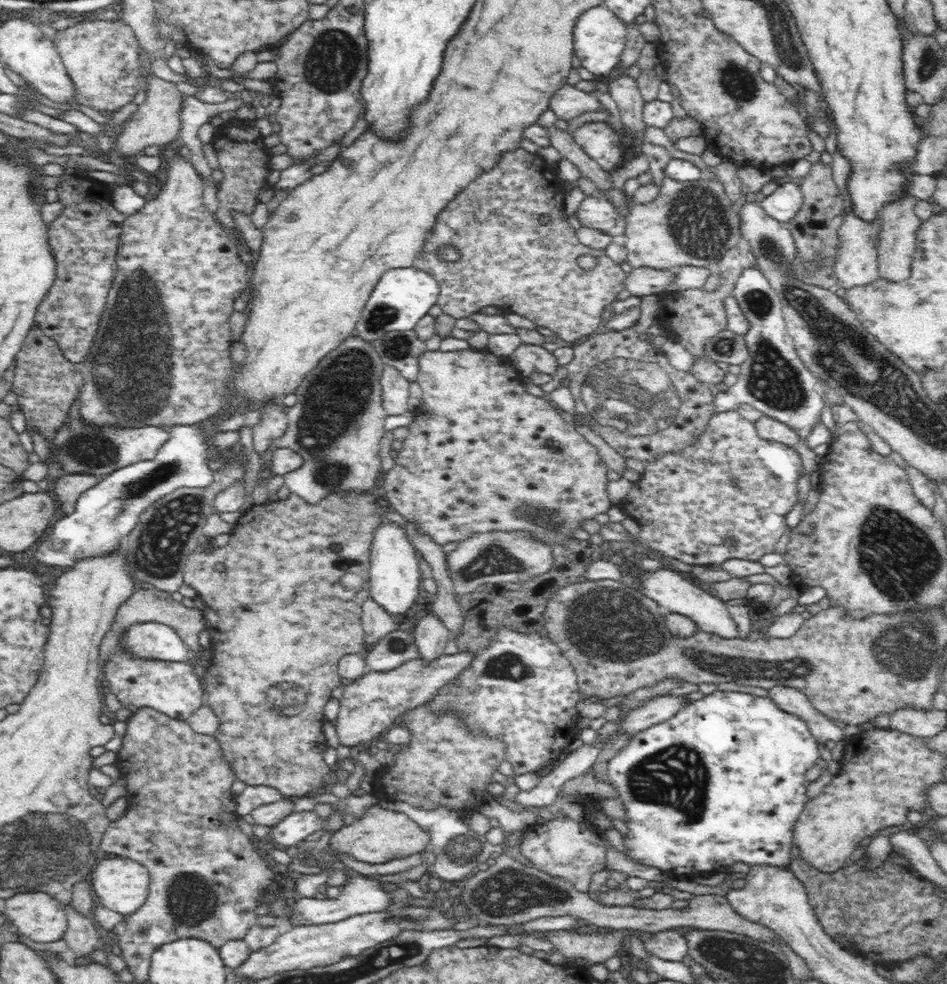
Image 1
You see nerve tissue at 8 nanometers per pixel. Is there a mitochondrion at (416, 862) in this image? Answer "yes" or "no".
no

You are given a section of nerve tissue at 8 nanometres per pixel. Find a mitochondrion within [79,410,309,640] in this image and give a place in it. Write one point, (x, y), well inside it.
(163, 543)

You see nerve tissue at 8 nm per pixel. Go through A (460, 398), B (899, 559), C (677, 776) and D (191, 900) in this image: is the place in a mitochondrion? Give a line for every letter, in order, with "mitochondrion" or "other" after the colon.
A: other
B: mitochondrion
C: mitochondrion
D: mitochondrion

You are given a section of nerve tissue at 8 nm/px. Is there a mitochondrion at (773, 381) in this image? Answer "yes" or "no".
yes

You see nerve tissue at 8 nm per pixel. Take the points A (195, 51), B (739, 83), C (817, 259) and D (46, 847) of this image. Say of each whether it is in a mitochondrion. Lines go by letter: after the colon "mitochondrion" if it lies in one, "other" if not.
A: other
B: mitochondrion
C: mitochondrion
D: mitochondrion

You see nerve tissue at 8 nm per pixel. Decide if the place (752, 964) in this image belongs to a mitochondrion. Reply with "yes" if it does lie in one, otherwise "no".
yes

